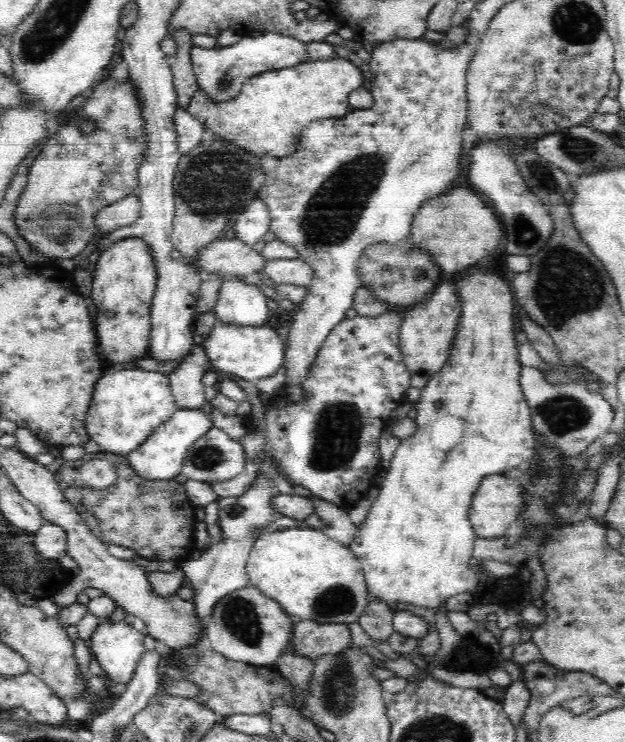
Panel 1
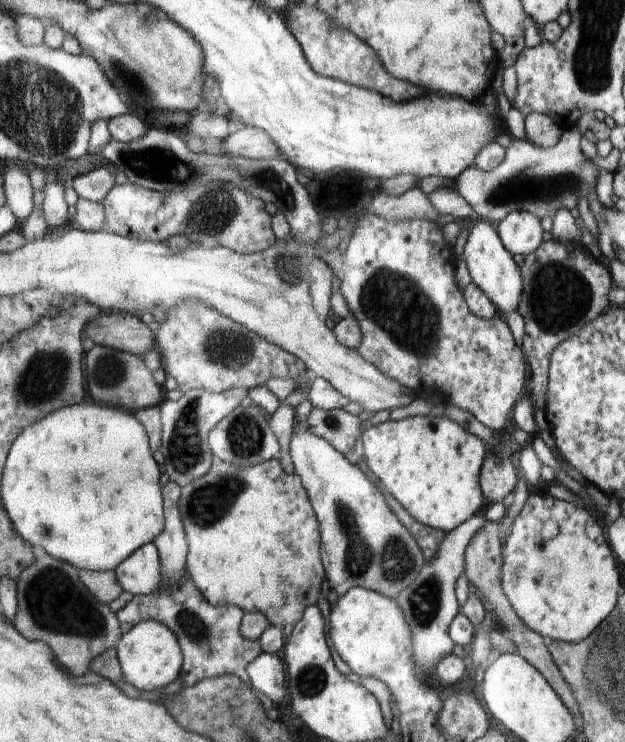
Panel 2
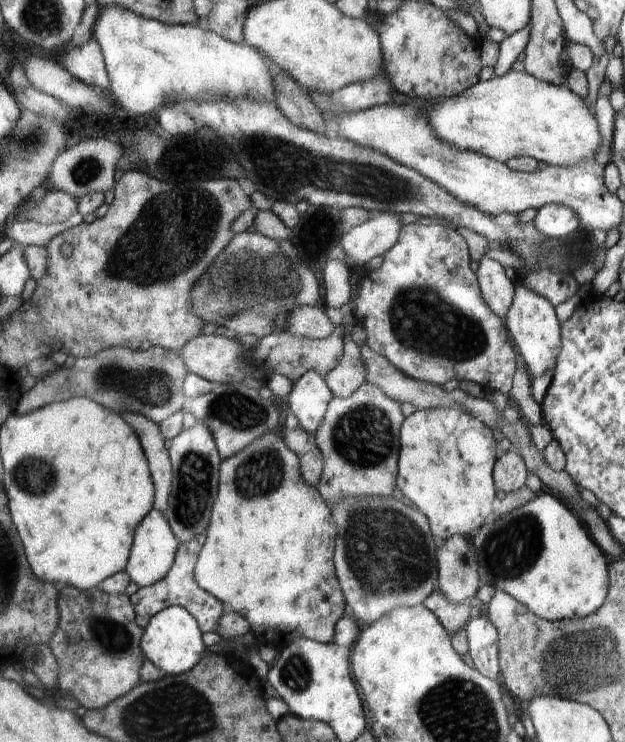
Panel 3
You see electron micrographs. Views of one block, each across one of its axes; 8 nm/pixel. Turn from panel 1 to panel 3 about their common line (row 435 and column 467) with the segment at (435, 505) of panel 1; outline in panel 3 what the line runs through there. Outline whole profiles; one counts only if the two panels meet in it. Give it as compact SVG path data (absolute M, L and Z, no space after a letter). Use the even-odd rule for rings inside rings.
M426 408L415 410L403 422L400 434L402 448L400 449L400 478L396 484L400 492L414 502L414 506L423 511L430 519L436 538L443 542L456 534L472 532L480 528L486 518L493 516L492 500L494 500L494 462L496 462L496 440L488 425L474 420L476 416L464 412L462 408Z

